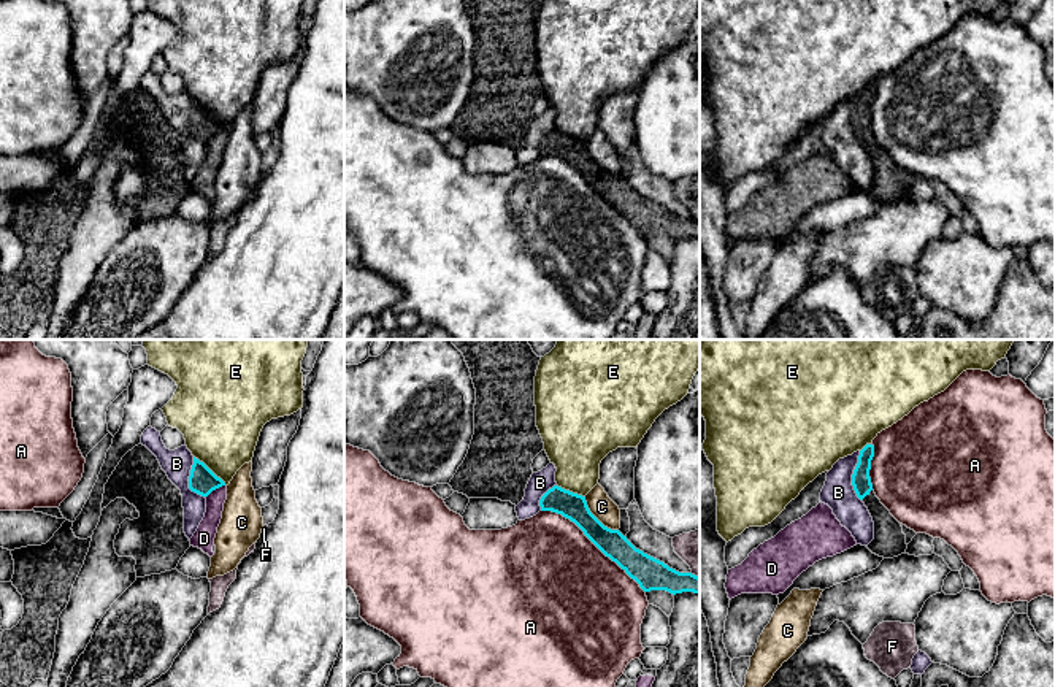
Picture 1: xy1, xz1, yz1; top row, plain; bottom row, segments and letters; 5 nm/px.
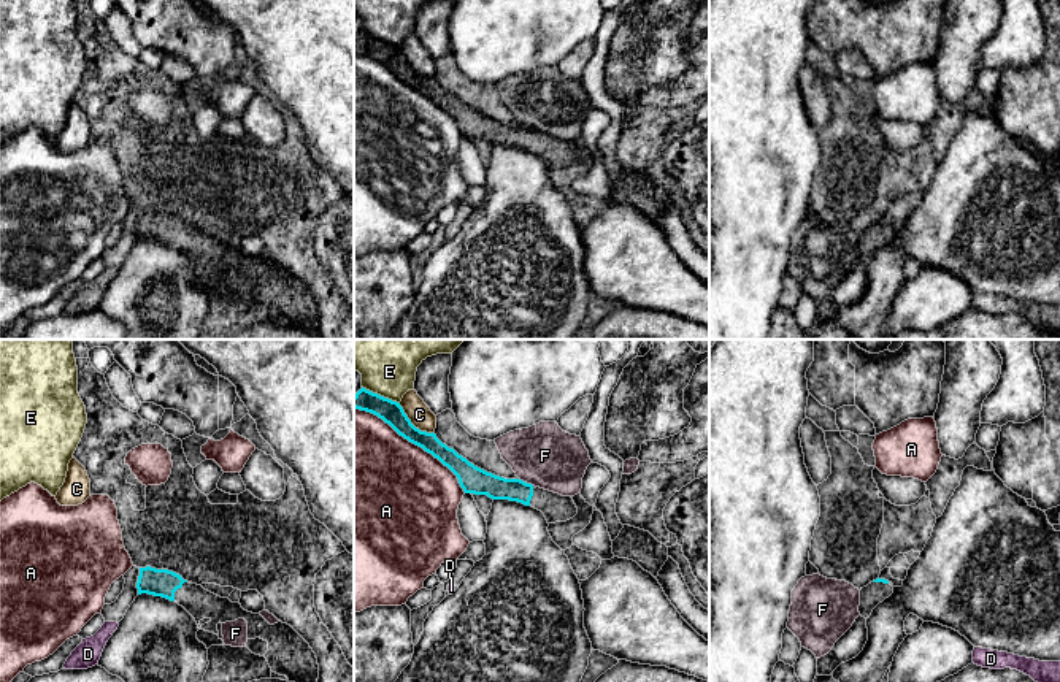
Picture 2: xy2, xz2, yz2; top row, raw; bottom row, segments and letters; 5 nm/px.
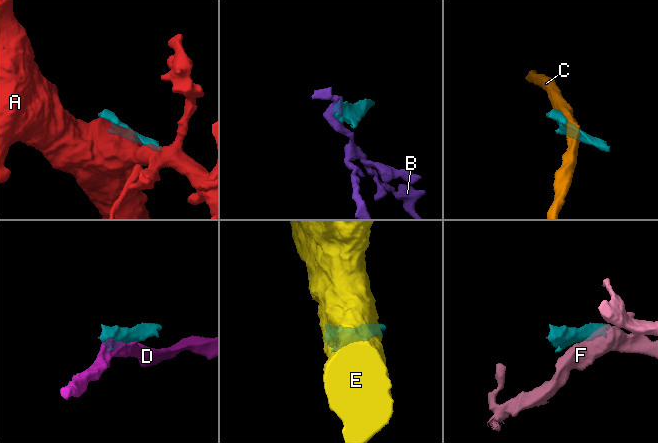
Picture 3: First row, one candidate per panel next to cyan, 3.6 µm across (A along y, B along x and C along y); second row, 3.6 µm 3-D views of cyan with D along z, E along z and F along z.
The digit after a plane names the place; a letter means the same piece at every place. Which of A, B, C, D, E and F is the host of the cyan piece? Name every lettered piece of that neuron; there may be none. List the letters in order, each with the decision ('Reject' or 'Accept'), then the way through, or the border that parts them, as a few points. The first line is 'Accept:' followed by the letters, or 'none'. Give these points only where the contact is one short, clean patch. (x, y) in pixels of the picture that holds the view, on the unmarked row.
Accept: none
A: Reject
B: Reject. Boundary: yz1 (859, 95), (852, 134), (860, 145)
C: Reject. Boundary: xz1 (584, 142), (589, 154), (605, 170), (617, 175)
D: Reject
E: Reject. Boundary: xz2 (362, 30), (399, 48)
F: Reject. Boundary: xz2 (519, 122), (532, 130)

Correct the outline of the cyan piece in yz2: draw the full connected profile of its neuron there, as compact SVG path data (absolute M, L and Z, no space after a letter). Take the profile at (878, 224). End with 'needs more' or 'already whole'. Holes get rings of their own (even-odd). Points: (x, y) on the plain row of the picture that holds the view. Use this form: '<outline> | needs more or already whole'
M876 224L860 235L858 257L868 263L873 254L893 238L893 232L885 224Z | needs more

